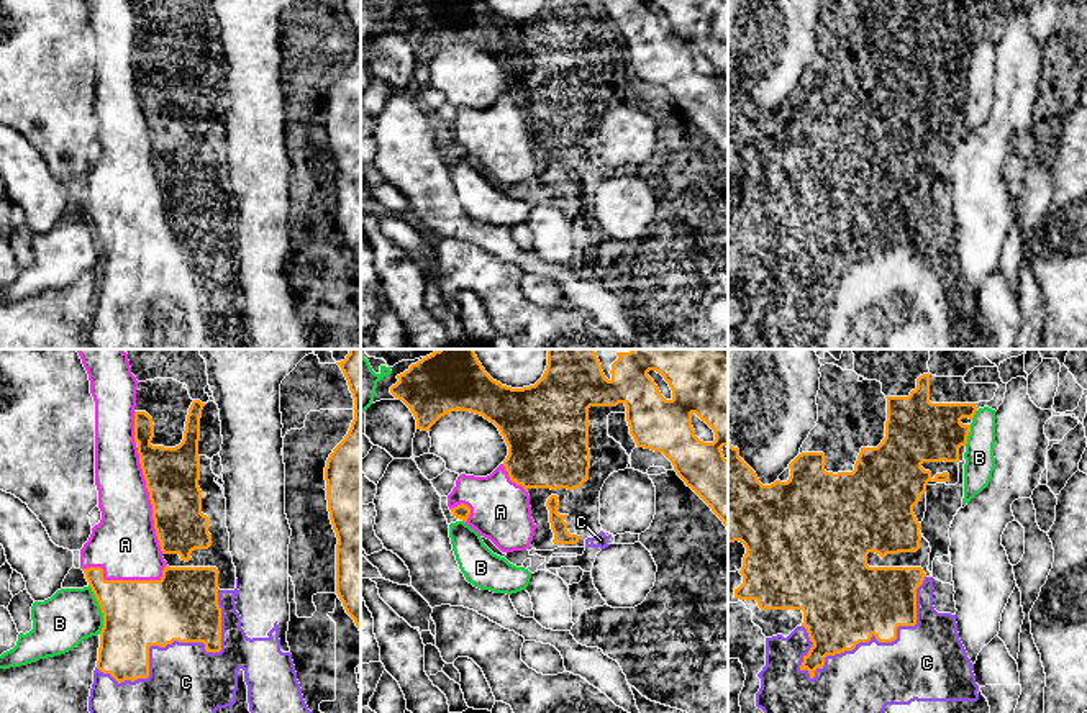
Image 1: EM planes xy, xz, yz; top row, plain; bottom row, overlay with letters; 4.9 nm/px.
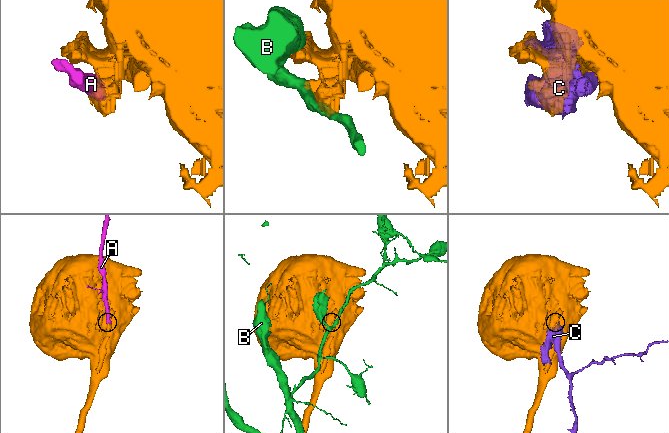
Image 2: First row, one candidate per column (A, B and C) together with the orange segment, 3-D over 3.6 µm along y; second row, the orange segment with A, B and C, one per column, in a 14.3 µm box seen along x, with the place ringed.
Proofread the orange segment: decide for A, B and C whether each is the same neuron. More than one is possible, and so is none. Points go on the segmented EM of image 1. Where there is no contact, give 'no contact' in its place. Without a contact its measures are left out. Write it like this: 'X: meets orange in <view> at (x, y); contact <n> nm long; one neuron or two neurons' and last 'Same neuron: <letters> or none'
A: meets orange in xy at (150, 499); contact 550 nm long; two neurons
B: meets orange in xy at (100, 607); contact 260 nm long; two neurons
C: meets orange in yz at (879, 641); contact 750 nm long; two neurons
Same neuron: none

